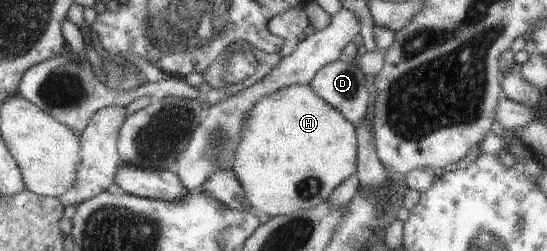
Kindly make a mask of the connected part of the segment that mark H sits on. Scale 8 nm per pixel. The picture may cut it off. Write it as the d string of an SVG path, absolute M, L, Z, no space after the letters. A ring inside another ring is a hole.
M309 83L281 88L263 96L247 112L241 126L241 140L233 154L231 169L245 192L247 207L257 214L286 215L316 207L357 170L356 128L341 113L321 100Z

